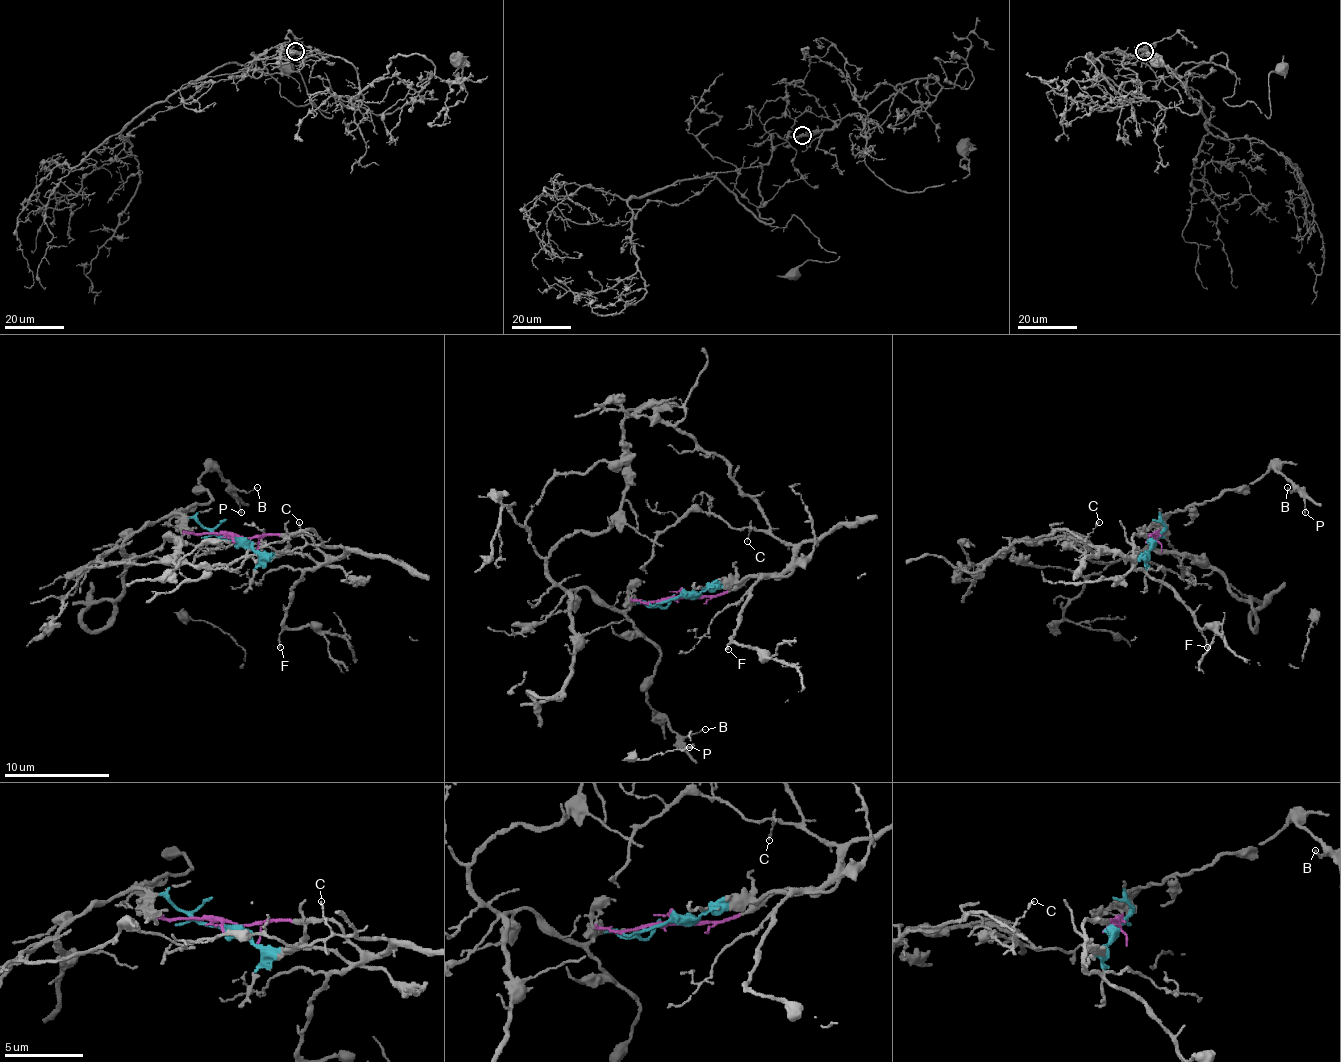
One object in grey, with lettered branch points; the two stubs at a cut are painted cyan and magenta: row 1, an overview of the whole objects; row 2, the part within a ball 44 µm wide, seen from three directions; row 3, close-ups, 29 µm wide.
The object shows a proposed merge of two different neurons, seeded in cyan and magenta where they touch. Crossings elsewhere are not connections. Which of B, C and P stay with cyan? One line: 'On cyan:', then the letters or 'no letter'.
On cyan: B, P

